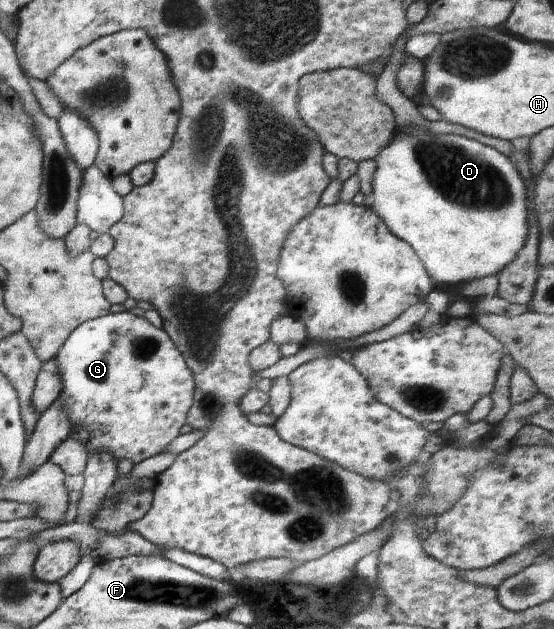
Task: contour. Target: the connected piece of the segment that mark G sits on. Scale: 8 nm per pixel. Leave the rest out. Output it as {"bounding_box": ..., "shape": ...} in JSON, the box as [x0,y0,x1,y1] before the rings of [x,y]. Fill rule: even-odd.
{"bounding_box":[55,311,195,464],"shape":[[[129,311],[110,314],[88,320],[72,330],[65,340],[64,345],[58,350],[55,360],[63,381],[61,399],[62,403],[70,410],[72,416],[72,427],[70,428],[69,438],[78,440],[86,448],[87,457],[89,455],[100,455],[101,451],[108,452],[117,462],[128,458],[137,464],[146,458],[160,454],[166,449],[178,436],[179,429],[187,422],[188,412],[192,407],[194,399],[195,383],[192,372],[187,366],[184,356],[177,350],[176,344],[167,336],[163,329],[156,328],[145,317],[137,317]]]}

